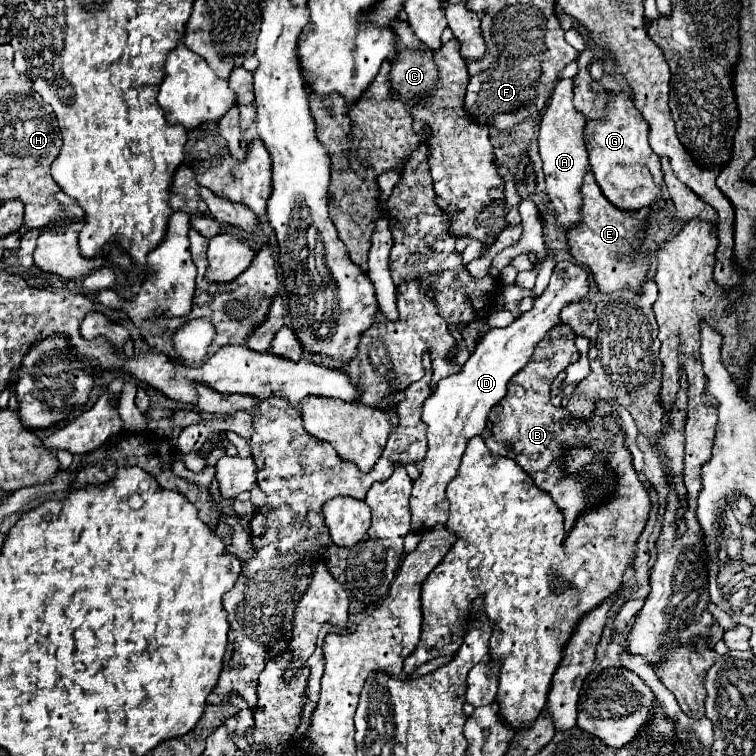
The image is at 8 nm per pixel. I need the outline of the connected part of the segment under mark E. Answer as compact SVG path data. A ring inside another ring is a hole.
M591 171L585 175L583 197L585 201L581 209L581 223L571 229L567 237L571 255L579 265L591 271L601 293L613 293L619 289L631 289L635 293L641 293L641 285L647 281L651 263L647 259L647 233L641 233L641 237L637 237L637 233L639 225L645 225L645 221L649 221L649 209L621 213L621 209L617 209L605 199Z

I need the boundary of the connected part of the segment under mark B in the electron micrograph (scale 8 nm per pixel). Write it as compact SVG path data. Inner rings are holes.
M555 325L547 337L541 339L541 345L537 345L533 357L529 359L529 365L525 369L521 369L511 385L509 391L505 395L505 399L495 405L491 409L489 421L493 423L493 435L487 443L493 443L493 447L489 449L493 455L505 455L509 459L513 459L515 463L519 463L523 467L523 471L535 481L535 485L545 491L547 495L551 495L551 499L561 507L563 515L565 515L565 529L569 533L569 529L573 527L573 521L577 521L577 517L581 517L581 513L585 513L585 497L581 497L581 485L569 485L569 481L573 481L573 477L569 477L569 473L565 473L565 469L561 469L561 449L569 449L569 445L593 445L593 453L601 453L605 457L605 453L609 453L609 437L611 433L607 433L607 429L603 429L601 417L593 417L587 421L577 421L569 415L569 411L565 407L555 407L551 403L551 383L555 379L555 375L559 375L561 371L565 371L567 365L579 361L581 353L575 347L575 333L569 325Z

